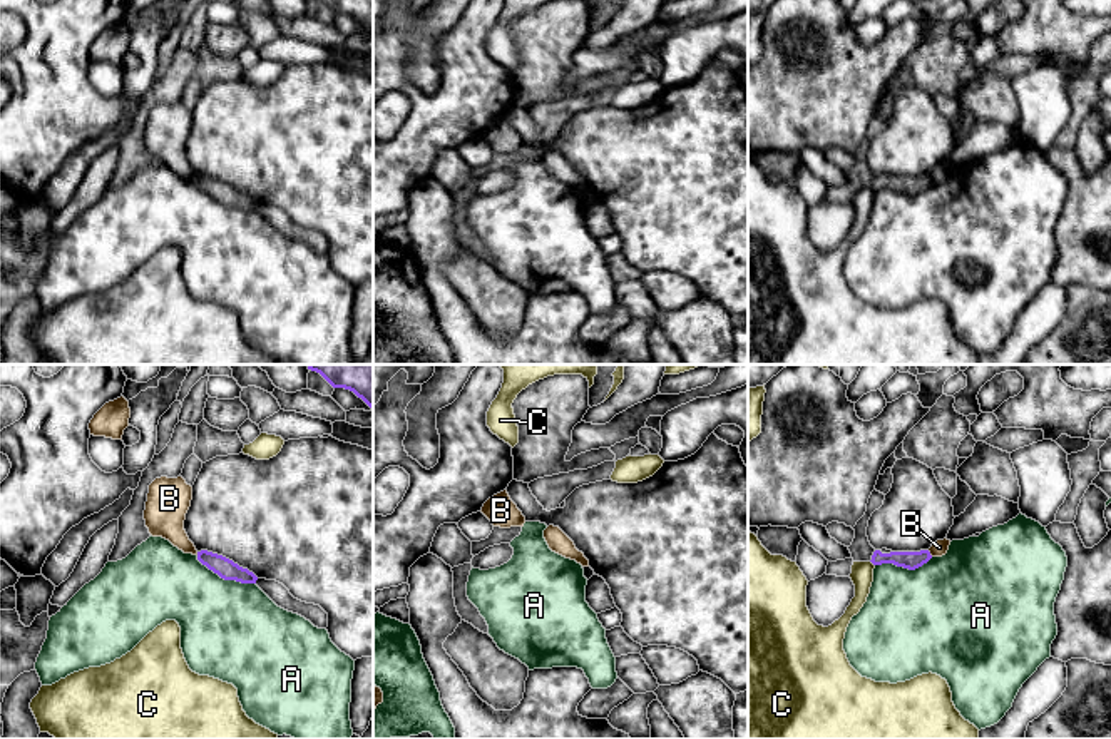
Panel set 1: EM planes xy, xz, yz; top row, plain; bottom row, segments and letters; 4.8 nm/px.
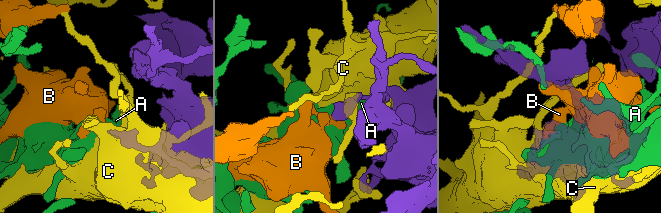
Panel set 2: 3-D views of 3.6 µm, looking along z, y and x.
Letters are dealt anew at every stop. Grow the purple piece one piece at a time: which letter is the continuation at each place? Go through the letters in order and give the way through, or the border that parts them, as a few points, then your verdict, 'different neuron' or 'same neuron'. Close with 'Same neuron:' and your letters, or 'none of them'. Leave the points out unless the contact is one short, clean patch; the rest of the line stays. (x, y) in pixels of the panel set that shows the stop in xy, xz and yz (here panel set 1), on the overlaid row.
A: different neuron
B: along yz (927, 550), (932, 555) | different neuron
C: different neuron
Same neuron: none of them

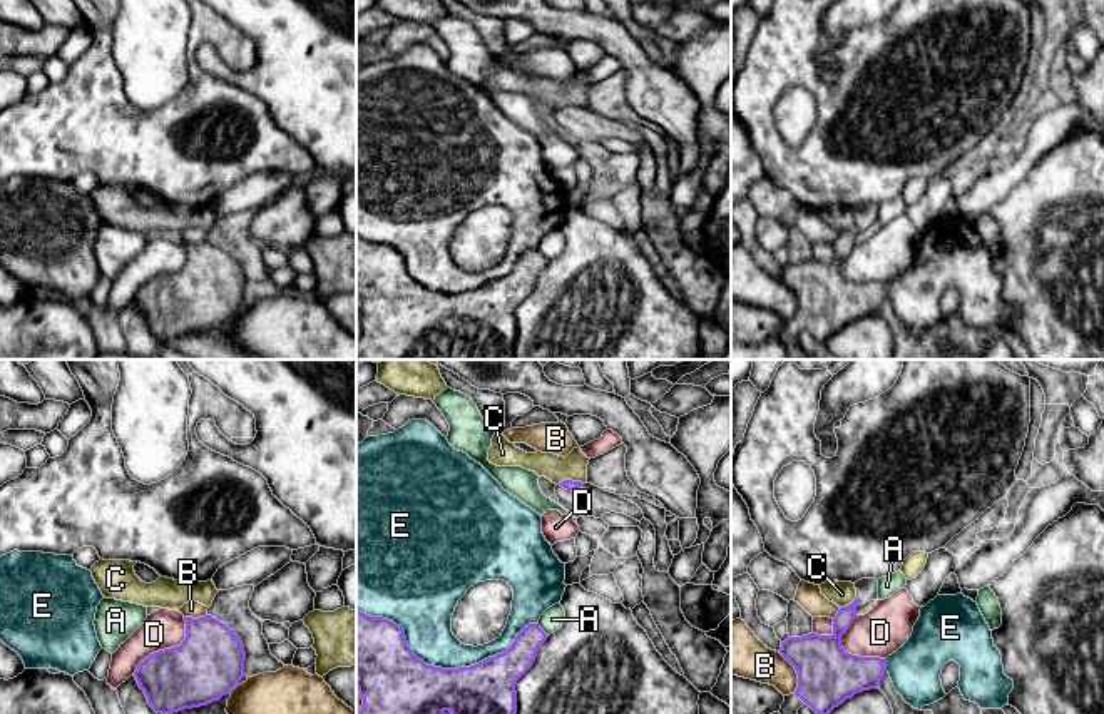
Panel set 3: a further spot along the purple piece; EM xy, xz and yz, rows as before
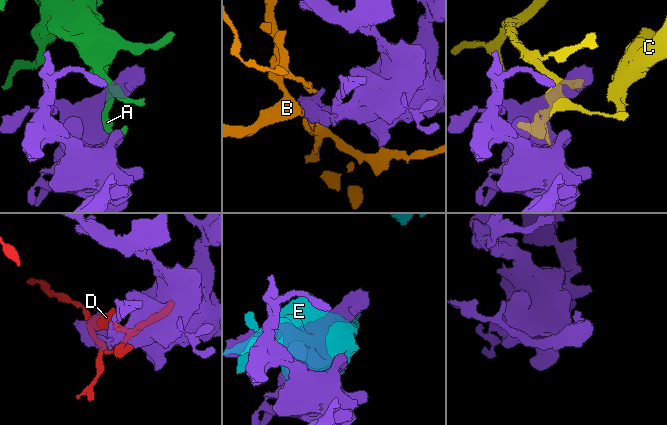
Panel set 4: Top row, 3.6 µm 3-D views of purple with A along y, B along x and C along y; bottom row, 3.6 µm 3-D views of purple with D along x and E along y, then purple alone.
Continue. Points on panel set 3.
A: different neuron
B: different neuron
C: along xz (582, 482), (562, 480), (557, 484) | different neuron
D: different neuron
E: different neuron
Same neuron: none of them

